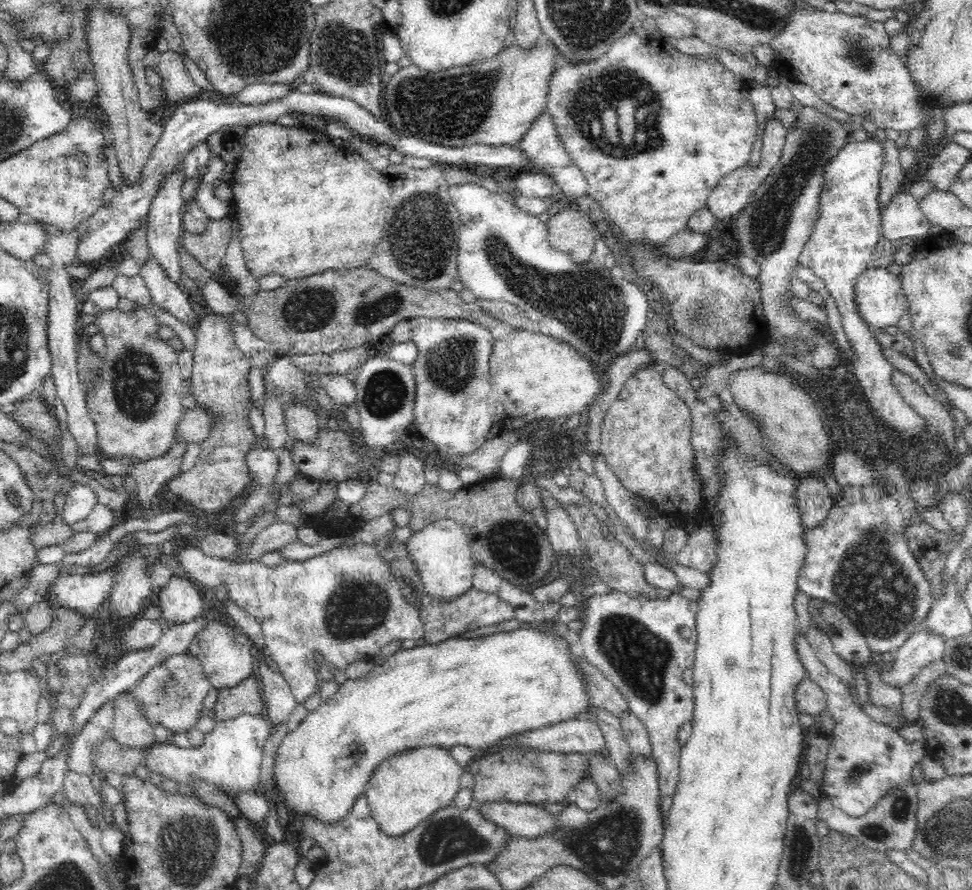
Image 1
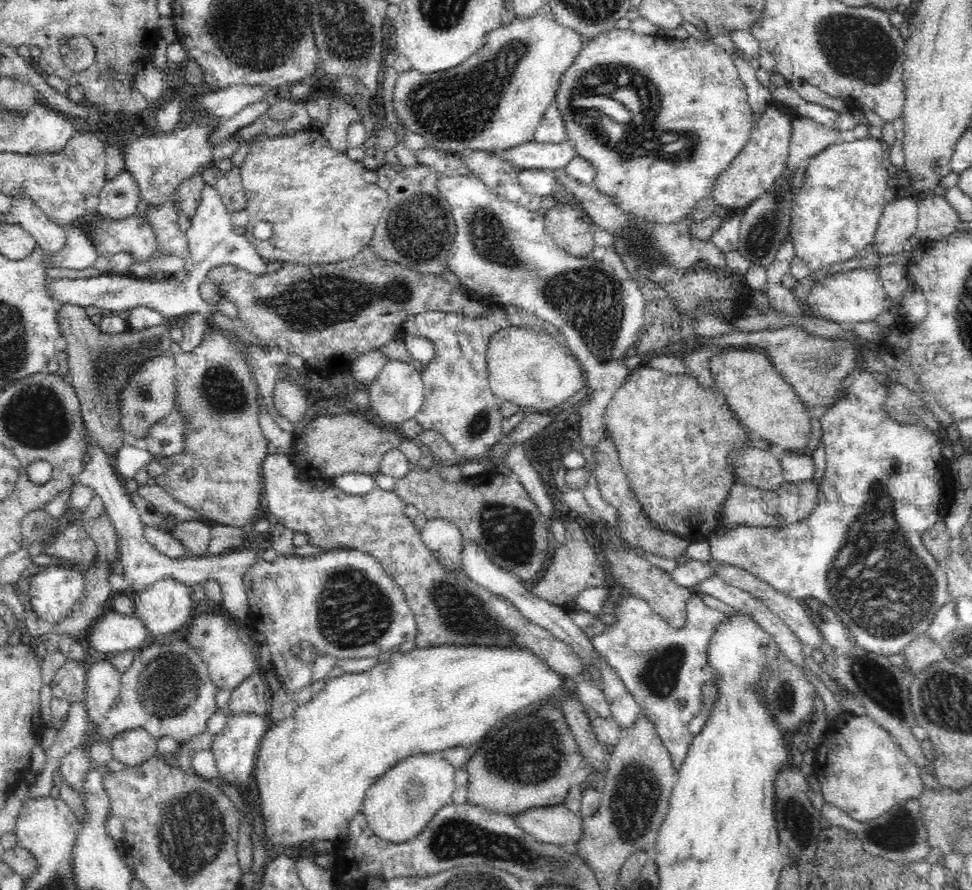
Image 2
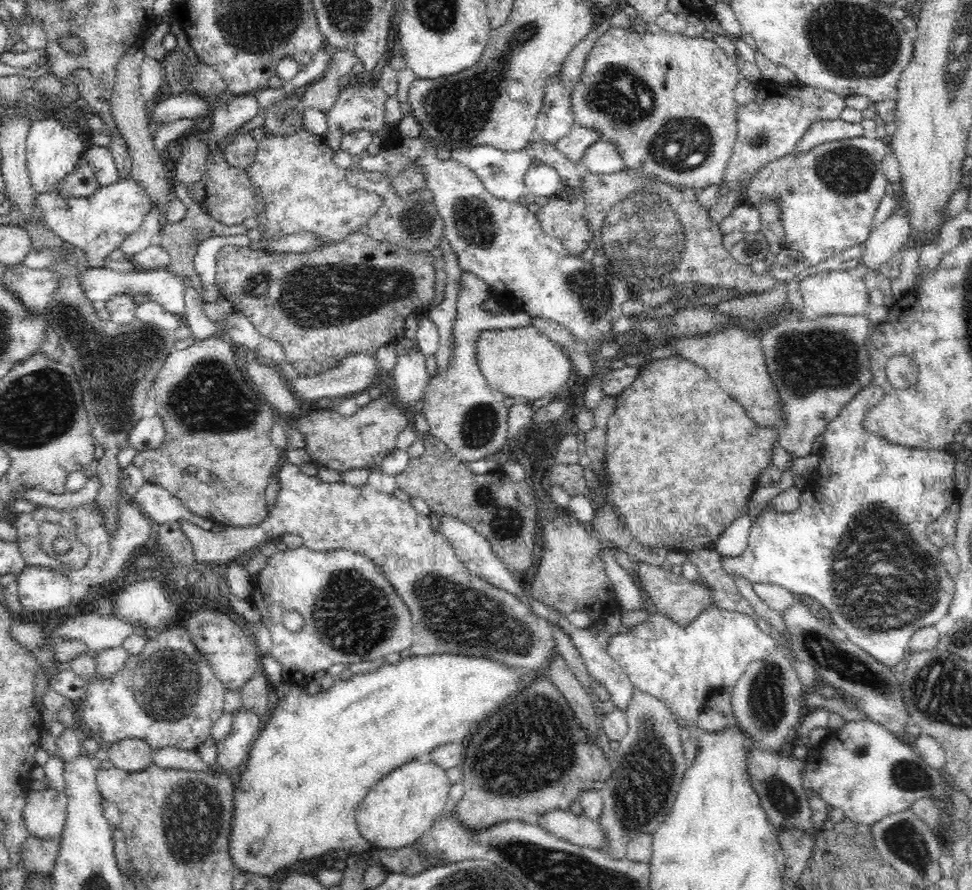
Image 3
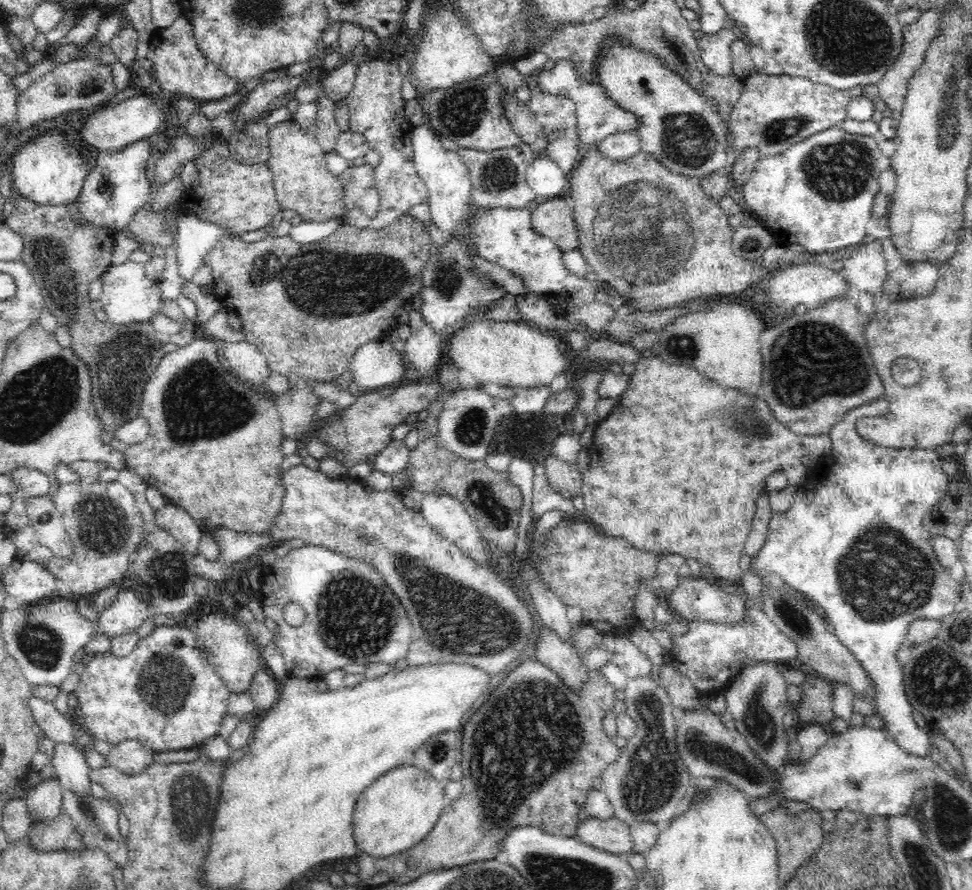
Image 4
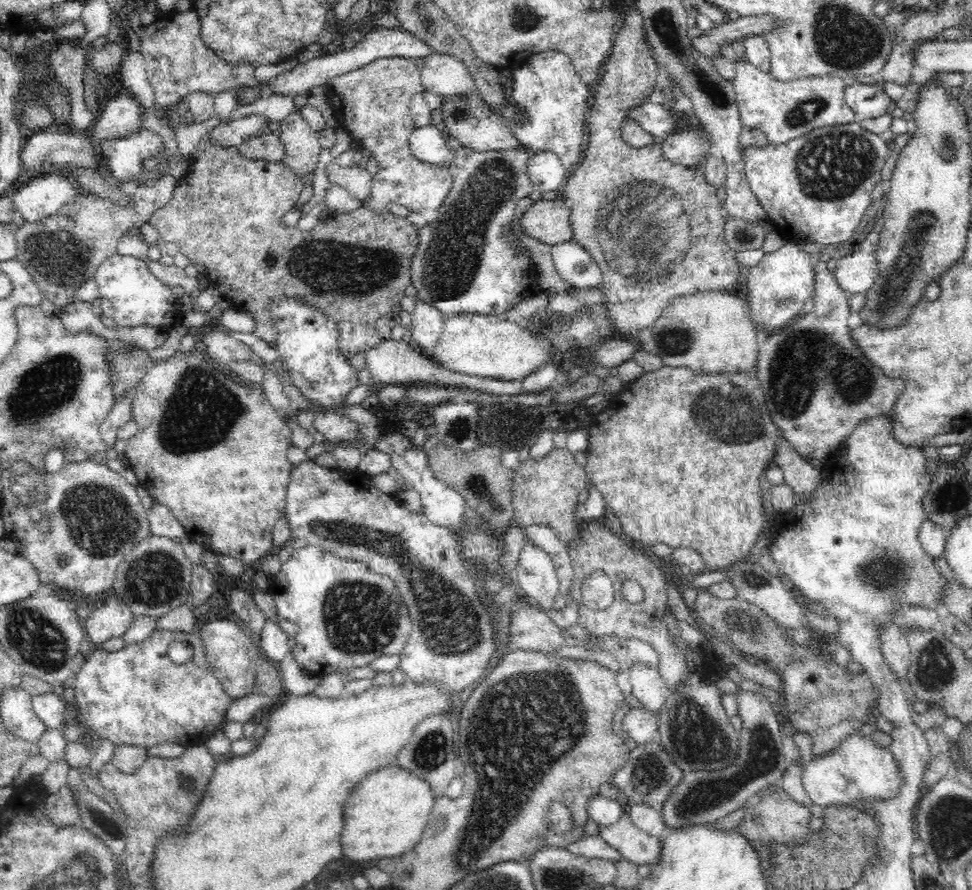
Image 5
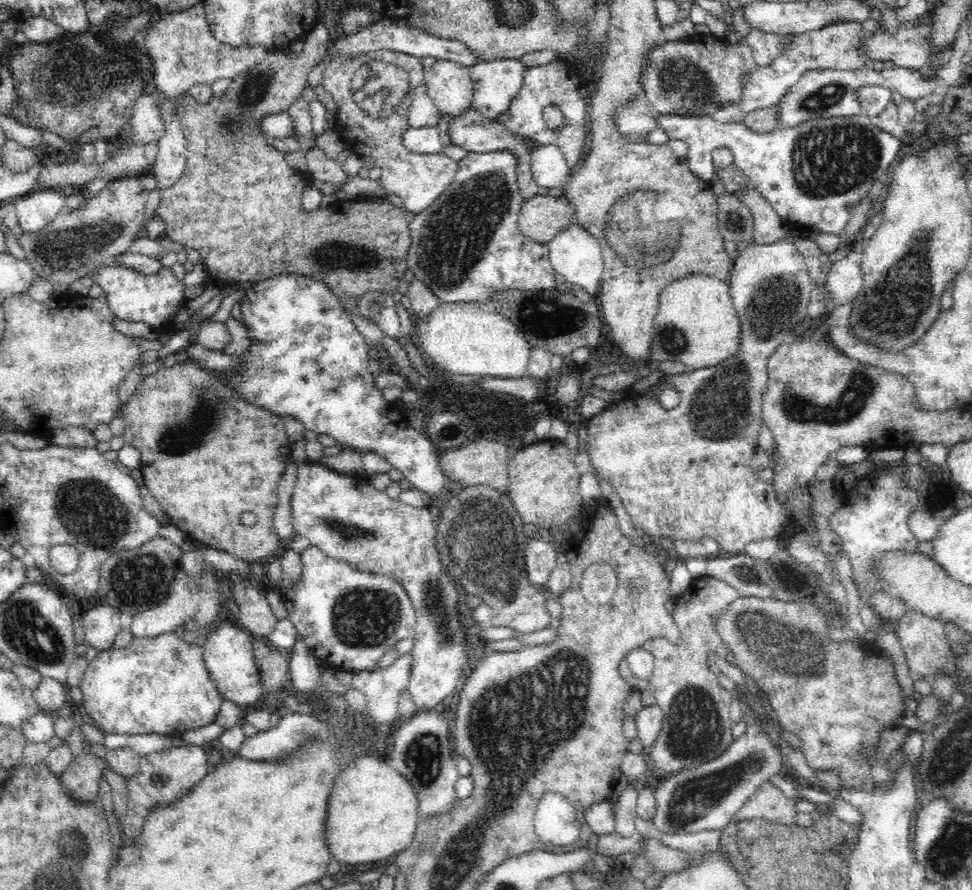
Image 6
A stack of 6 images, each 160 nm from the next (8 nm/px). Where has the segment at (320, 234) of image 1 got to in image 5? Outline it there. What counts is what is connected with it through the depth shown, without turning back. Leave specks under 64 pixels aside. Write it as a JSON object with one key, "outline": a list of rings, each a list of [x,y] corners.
{"outline":[[[298,109],[281,120],[279,130],[278,136],[284,147],[284,156],[280,161],[303,181],[311,183],[310,174],[316,168],[318,155],[323,148],[319,131],[310,128]]]}

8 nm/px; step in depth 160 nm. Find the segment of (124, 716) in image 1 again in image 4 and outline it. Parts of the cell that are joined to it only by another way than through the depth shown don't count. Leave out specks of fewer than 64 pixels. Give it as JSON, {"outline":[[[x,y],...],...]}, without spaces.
{"outline":[[[123,740],[117,745],[111,746],[107,754],[107,763],[118,768],[119,772],[126,775],[142,773],[153,763],[153,754],[140,741]]]}

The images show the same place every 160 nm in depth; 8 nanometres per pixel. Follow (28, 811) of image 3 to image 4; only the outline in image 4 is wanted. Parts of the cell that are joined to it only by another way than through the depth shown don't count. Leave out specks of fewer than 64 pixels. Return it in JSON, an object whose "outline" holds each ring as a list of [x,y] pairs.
{"outline":[[[56,776],[43,780],[28,793],[27,808],[34,824],[52,821],[63,809],[63,788]]]}

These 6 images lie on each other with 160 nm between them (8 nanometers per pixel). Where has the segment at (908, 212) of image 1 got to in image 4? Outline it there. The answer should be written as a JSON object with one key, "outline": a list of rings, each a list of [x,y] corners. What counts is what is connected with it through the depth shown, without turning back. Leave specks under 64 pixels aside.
{"outline":[[[880,238],[858,247],[852,257],[843,260],[841,273],[850,283],[853,293],[864,292],[880,296],[882,285],[888,276]]]}

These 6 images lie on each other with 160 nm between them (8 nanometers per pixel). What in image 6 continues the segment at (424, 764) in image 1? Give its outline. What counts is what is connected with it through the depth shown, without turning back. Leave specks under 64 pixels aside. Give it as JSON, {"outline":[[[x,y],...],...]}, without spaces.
{"outline":[[[376,754],[356,758],[348,766],[334,782],[329,799],[325,840],[331,857],[349,865],[390,861],[413,842],[420,820],[416,791]]]}

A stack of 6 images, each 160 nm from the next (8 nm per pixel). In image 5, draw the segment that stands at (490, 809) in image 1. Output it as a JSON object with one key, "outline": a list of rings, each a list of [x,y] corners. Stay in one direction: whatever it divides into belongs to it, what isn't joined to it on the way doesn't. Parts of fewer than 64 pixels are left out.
{"outline":[[[625,813],[616,824],[599,826],[600,839],[617,849],[622,858],[634,864],[655,865],[662,856],[662,842],[660,839],[646,835],[636,828]]]}

